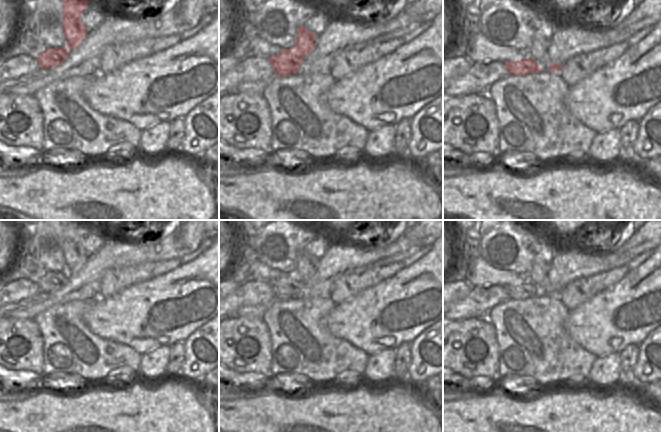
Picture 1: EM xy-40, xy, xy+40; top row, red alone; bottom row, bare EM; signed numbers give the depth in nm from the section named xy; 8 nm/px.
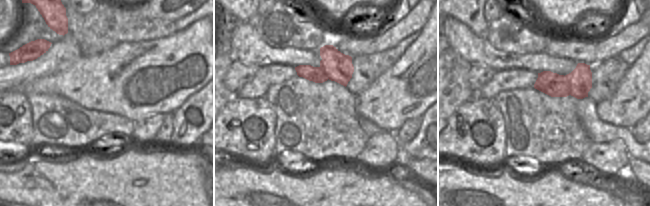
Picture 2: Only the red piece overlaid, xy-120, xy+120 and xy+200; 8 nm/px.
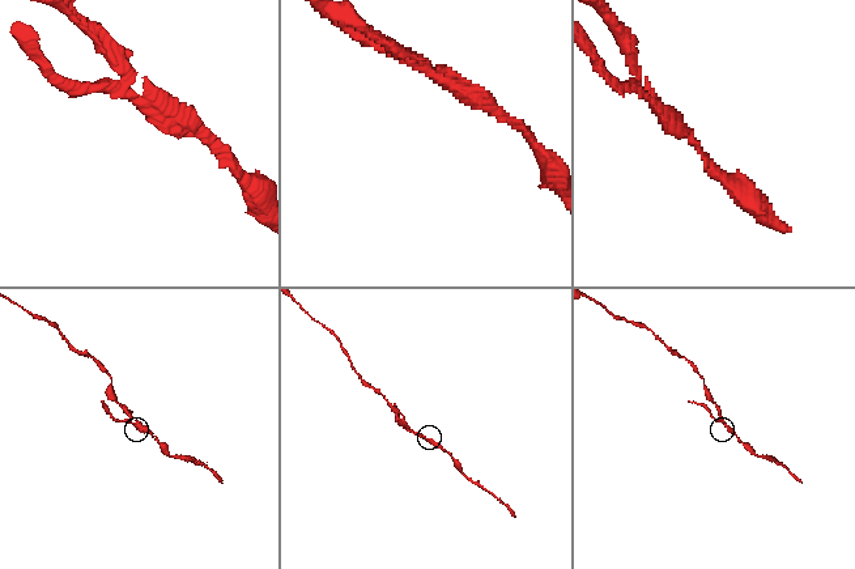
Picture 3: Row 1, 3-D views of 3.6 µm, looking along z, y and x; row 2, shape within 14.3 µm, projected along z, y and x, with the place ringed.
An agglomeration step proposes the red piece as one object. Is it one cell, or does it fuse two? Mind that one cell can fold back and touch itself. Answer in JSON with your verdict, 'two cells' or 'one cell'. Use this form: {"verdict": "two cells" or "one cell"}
{"verdict": "two cells"}

